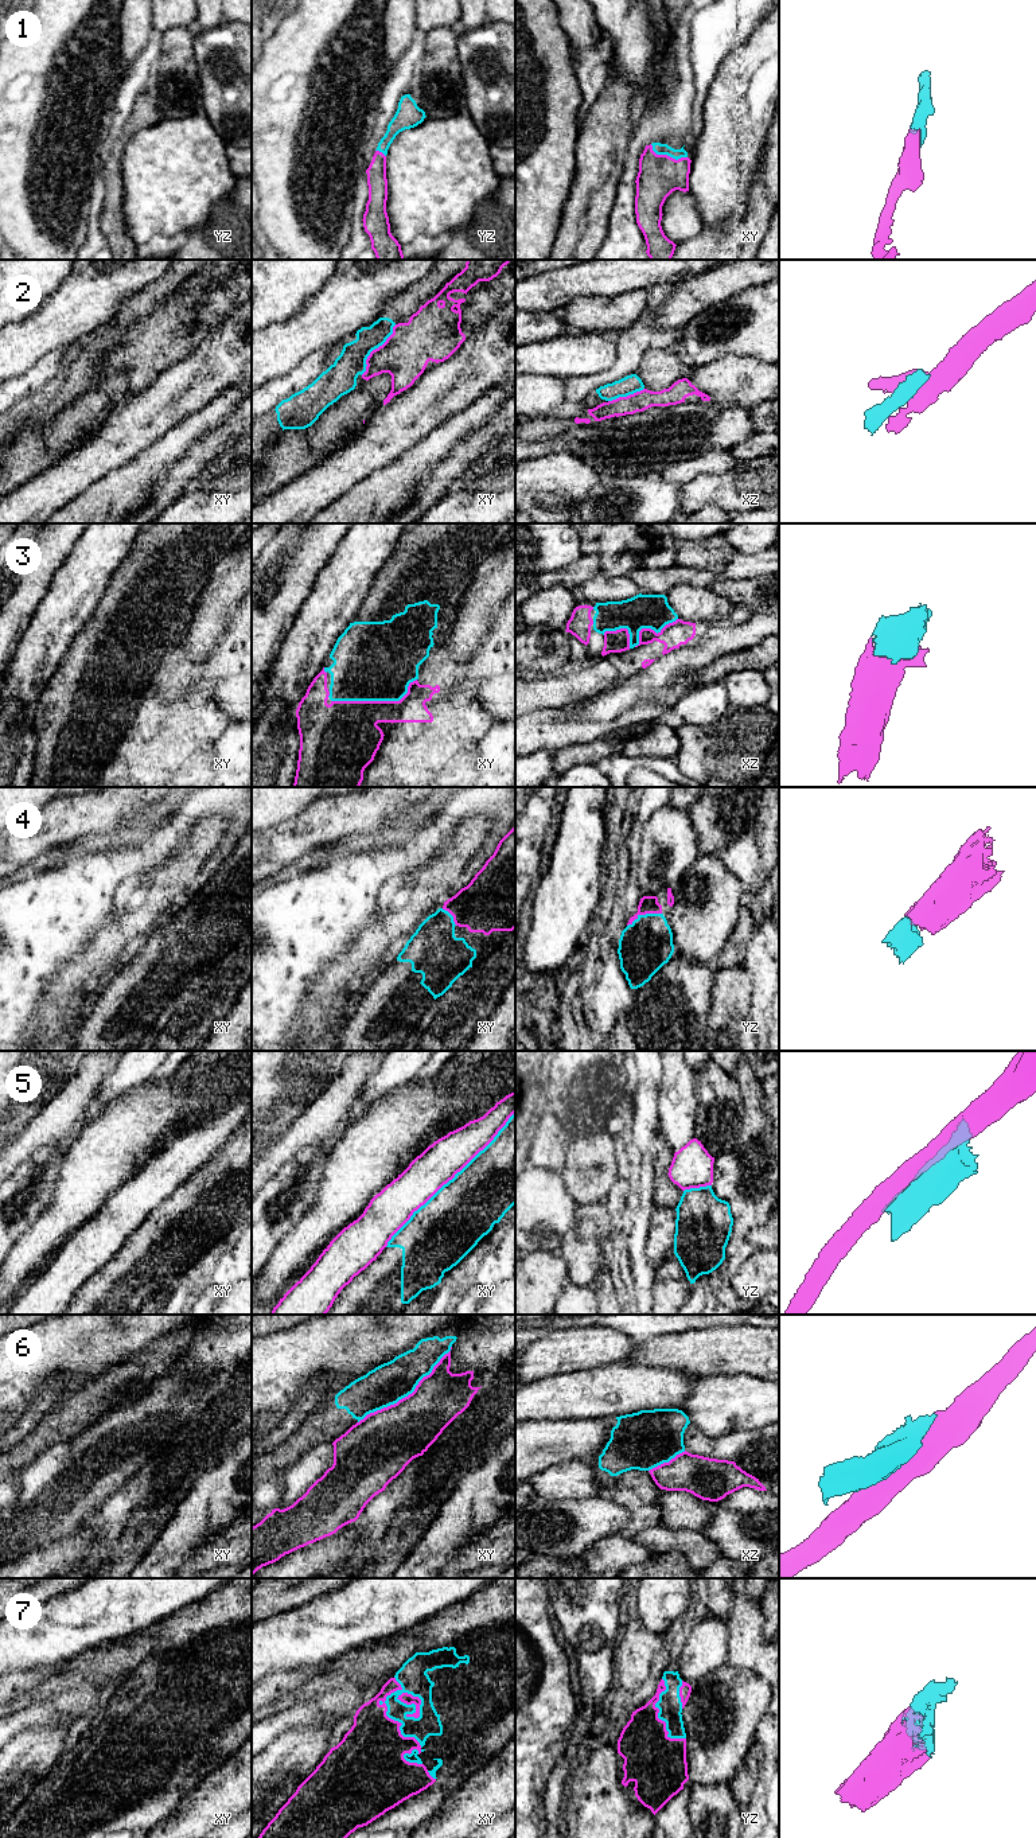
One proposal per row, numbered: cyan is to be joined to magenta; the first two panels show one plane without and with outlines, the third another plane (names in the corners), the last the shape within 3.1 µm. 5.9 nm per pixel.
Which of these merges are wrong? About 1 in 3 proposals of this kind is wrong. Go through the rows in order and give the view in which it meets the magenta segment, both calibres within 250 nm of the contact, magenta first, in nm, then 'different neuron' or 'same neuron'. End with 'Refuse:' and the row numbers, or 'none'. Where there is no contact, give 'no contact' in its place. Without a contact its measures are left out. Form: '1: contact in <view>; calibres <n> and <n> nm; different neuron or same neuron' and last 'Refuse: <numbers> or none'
1: contact in xy; calibres 240 and 70 nm; same neuron
2: contact in xy; calibres 280 and 170 nm; different neuron
3: contact in xy; calibres 360 and 480 nm; same neuron
4: contact in yz; calibres 110 and 320 nm; same neuron
5: contact in xy; calibres 240 and 380 nm; different neuron
6: contact in xy; calibres 360 and 240 nm; different neuron
7: contact in xy; calibres 380 and 140 nm; same neuron
Refuse: 2, 5, 6

